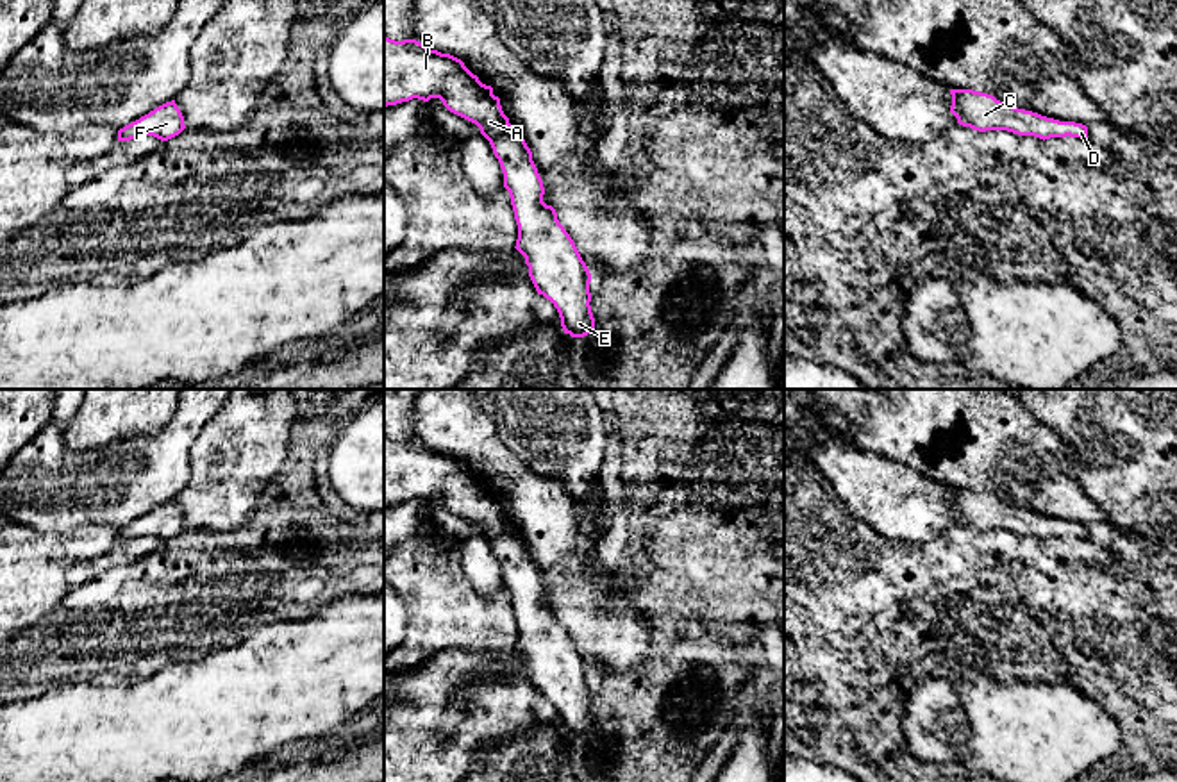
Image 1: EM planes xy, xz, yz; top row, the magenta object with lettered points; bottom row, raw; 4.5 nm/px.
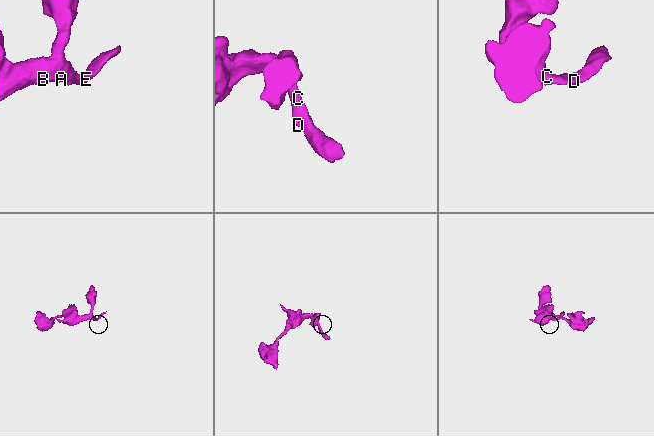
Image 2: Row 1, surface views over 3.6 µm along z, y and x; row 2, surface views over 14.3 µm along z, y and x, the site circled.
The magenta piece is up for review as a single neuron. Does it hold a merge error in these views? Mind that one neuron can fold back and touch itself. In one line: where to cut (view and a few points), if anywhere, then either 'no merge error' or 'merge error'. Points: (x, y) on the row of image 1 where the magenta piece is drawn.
cut none; no merge error

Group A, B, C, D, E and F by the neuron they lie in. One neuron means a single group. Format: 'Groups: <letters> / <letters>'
Groups: A B C D E F

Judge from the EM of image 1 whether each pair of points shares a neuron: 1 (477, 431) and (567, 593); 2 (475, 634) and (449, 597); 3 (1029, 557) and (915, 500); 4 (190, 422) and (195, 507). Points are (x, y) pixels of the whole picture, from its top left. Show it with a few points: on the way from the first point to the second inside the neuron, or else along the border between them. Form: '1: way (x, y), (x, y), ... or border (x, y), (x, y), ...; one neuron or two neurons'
1: way (508, 472), (543, 509), (565, 552); one neuron
2: way (468, 625), (449, 606); one neuron
3: border (958, 524), (920, 543); two neurons
4: border (217, 409), (190, 449), (190, 479), (184, 484); two neurons

